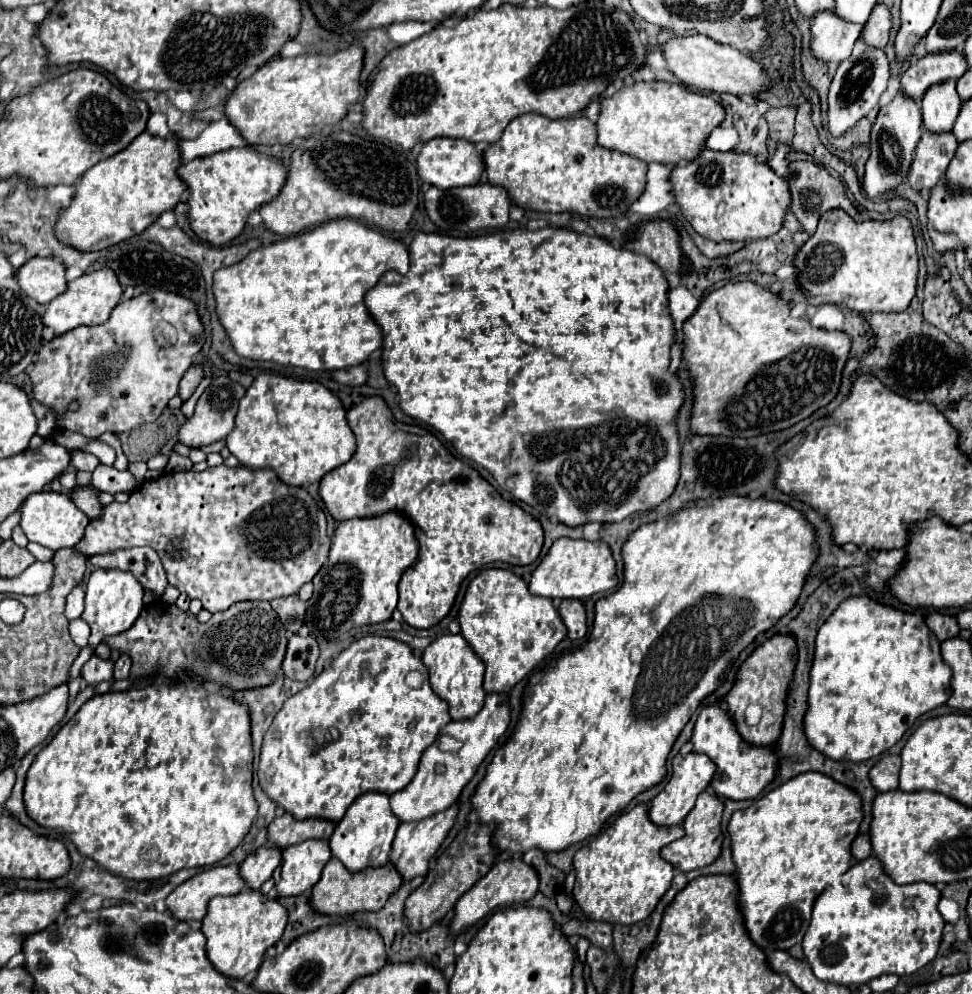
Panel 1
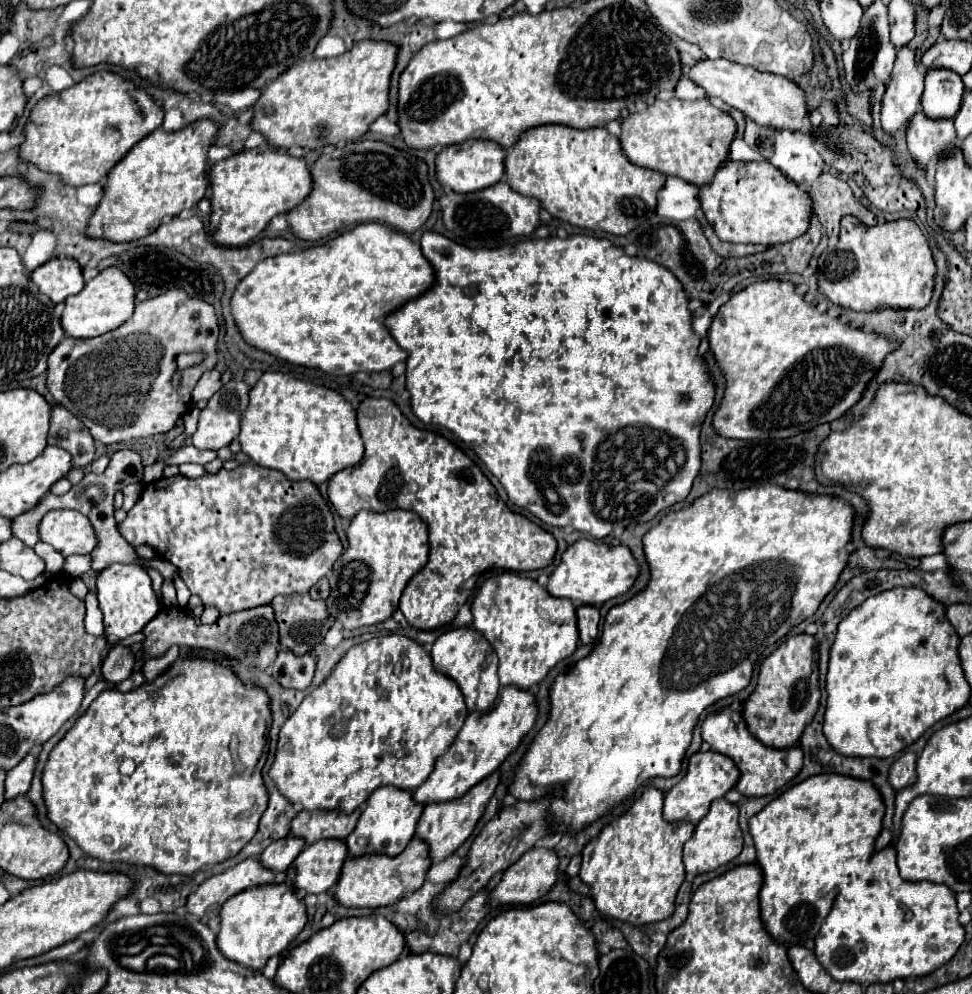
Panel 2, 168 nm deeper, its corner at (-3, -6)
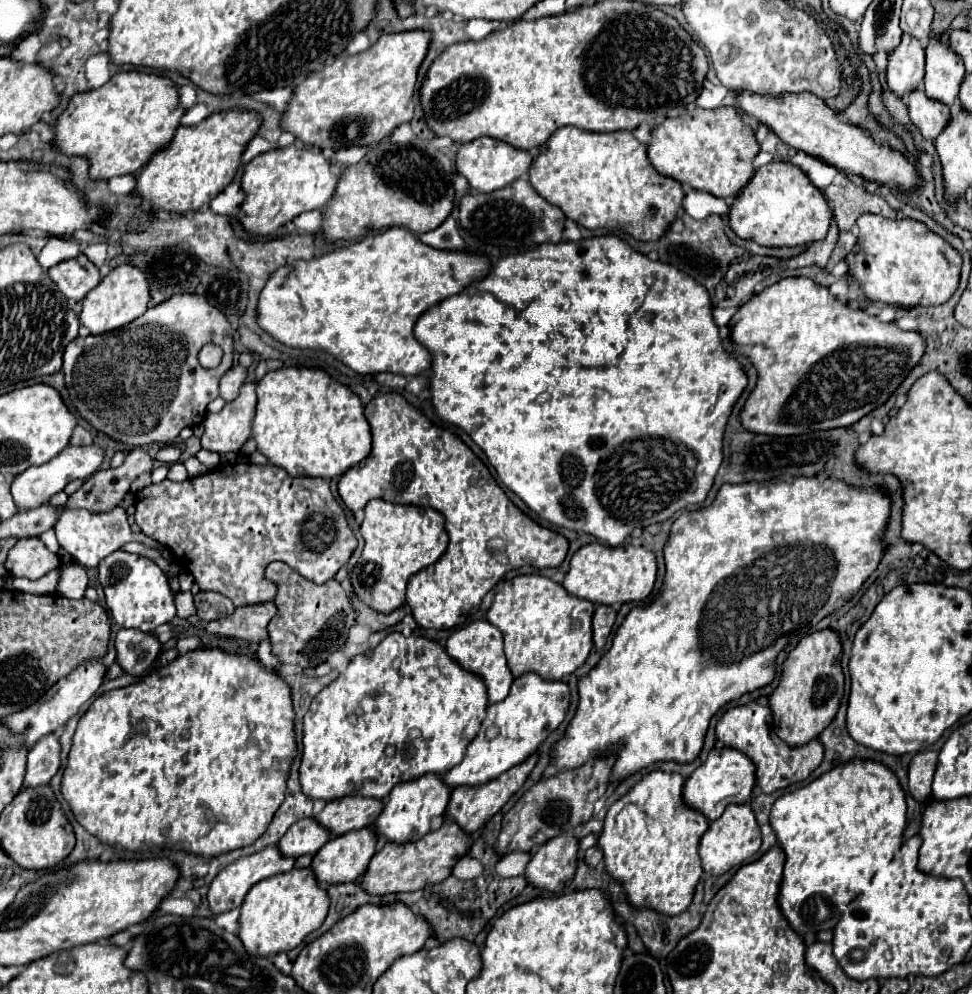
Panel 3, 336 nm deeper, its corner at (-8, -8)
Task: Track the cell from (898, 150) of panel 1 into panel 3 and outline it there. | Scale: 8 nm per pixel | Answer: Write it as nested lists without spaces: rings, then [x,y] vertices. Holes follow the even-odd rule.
[[[902,36],[902,42],[894,54],[888,56],[888,86],[898,98],[908,98],[924,78],[924,46],[920,40]]]

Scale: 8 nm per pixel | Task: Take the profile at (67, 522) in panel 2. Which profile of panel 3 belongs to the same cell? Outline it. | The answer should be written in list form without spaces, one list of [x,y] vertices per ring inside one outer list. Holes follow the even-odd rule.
[[[116,506],[114,510],[110,512],[102,512],[102,514],[92,514],[92,512],[86,512],[86,510],[66,510],[56,526],[54,526],[54,532],[56,532],[56,538],[58,538],[58,544],[84,568],[92,568],[92,566],[98,566],[102,558],[106,558],[108,554],[112,554],[114,550],[122,548],[124,544],[129,542],[139,542],[153,547],[156,550],[160,550],[160,543],[152,538],[146,536],[144,533],[134,533],[128,526],[128,515],[126,510],[122,506]]]

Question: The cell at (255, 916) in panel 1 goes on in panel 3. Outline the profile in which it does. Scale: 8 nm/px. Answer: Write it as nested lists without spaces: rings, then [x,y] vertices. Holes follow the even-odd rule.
[[[294,868],[286,874],[262,880],[250,888],[240,906],[240,930],[236,936],[252,956],[274,956],[280,952],[290,952],[310,932],[322,926],[328,914],[328,904],[328,894],[324,888],[320,888],[318,880],[312,876],[312,870]]]

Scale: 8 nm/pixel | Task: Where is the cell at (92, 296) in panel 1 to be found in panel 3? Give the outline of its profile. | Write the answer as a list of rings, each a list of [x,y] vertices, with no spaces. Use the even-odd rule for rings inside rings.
[[[122,264],[110,270],[110,274],[94,290],[86,294],[82,302],[82,312],[78,318],[80,318],[80,324],[88,328],[92,336],[96,336],[96,334],[126,326],[138,316],[142,316],[148,308],[148,300],[150,300],[150,292],[148,292],[148,282],[144,274],[130,264]]]

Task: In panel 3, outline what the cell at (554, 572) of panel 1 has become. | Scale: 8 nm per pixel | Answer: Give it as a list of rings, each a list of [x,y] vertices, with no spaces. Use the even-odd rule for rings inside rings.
[[[586,544],[570,560],[570,570],[564,578],[564,588],[576,598],[590,600],[594,604],[620,606],[624,602],[642,600],[650,594],[656,580],[656,558],[644,546],[606,546]]]

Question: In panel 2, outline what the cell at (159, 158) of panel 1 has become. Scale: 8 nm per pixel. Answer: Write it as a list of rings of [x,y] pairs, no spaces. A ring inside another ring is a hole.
[[[197,120],[181,130],[167,132],[157,128],[109,172],[105,180],[105,196],[89,220],[87,236],[111,242],[131,242],[157,230],[165,216],[177,216],[193,208],[209,186],[209,148],[215,144],[219,124],[213,120]]]

